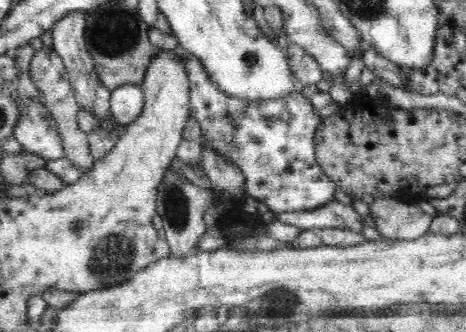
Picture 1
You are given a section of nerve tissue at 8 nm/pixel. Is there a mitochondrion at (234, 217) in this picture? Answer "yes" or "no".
no

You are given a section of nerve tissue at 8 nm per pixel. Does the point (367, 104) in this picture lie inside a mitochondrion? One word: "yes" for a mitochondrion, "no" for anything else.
no

